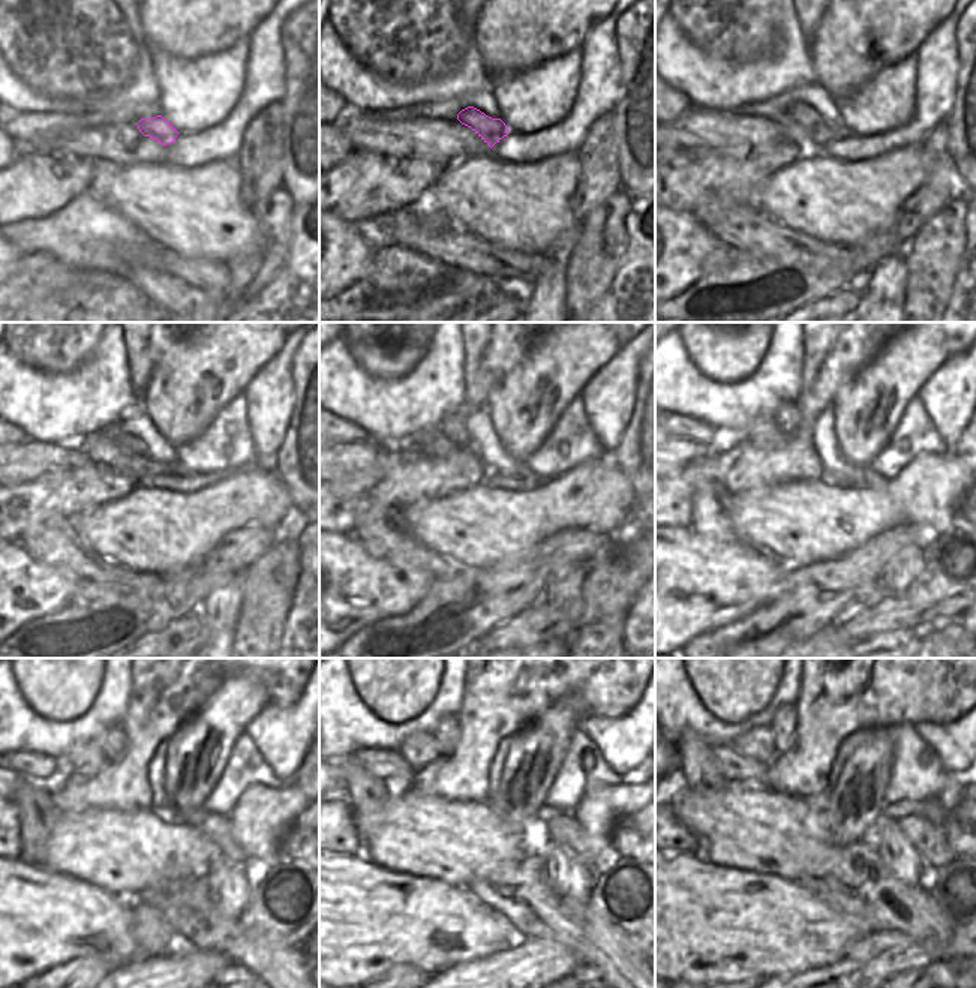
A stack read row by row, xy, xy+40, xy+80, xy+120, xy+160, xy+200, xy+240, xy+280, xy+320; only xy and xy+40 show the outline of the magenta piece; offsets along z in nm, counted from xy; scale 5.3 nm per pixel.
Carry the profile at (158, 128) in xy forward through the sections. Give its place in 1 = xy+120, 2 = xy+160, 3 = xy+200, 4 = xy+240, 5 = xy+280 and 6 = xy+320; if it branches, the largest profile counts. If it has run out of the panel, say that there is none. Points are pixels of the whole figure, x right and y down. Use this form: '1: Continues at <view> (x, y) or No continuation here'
1: Continues at xy+120 (131, 444)
2: Continues at xy+160 (453, 428)
3: Continues at xy+200 (787, 416)
4: Continues at xy+240 (113, 742)
5: Continues at xy+280 (447, 733)
6: Continues at xy+320 (783, 724)

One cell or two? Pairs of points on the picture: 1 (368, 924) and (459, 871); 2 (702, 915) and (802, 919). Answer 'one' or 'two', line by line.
1: two
2: one

